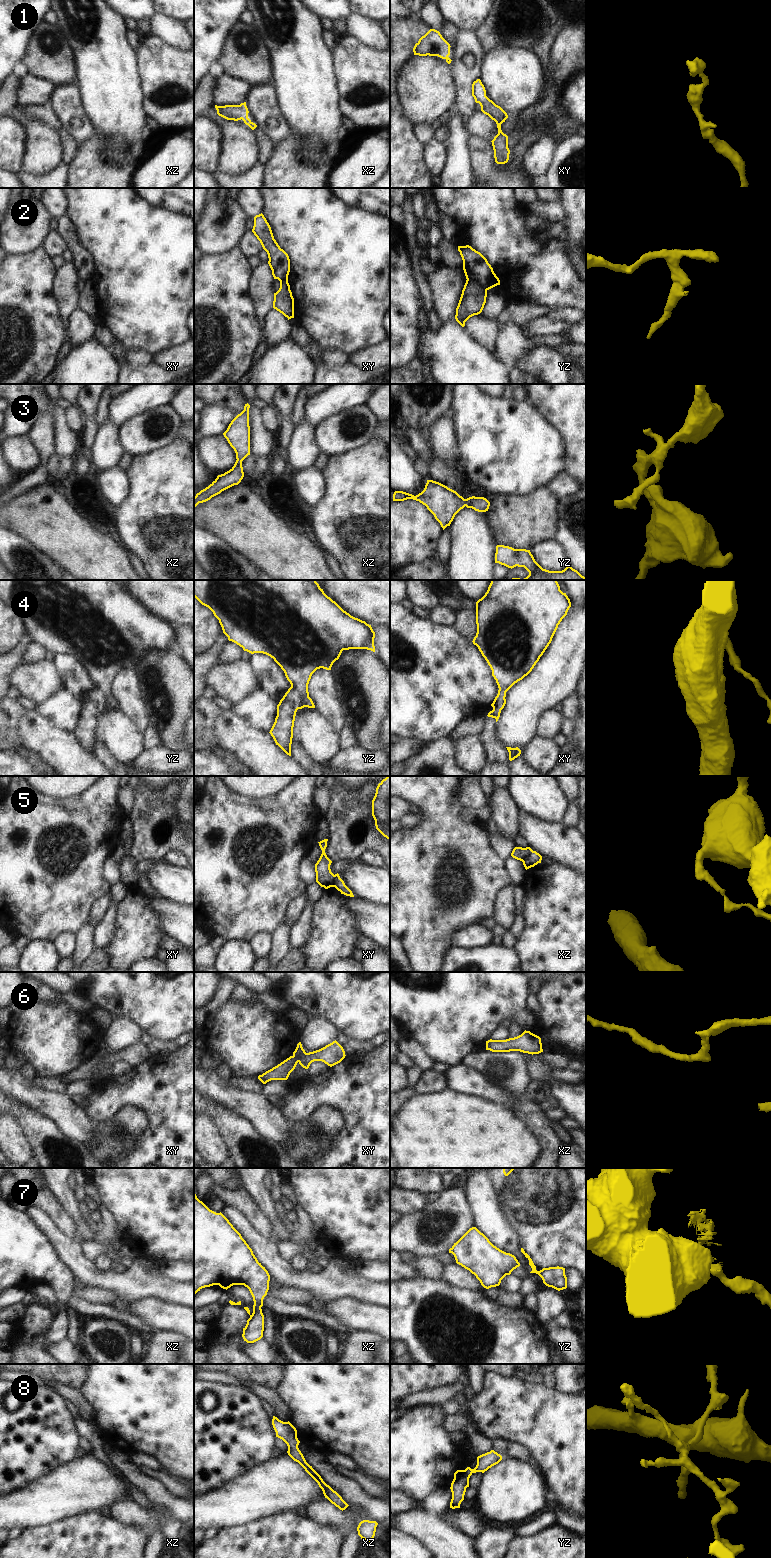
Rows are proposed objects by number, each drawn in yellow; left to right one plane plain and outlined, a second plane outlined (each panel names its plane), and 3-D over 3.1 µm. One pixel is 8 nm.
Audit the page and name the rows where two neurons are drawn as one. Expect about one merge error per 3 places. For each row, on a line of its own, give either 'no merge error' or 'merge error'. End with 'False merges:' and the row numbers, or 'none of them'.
1: no merge error
2: merge error
3: no merge error
4: no merge error
5: merge error
6: no merge error
7: merge error
8: no merge error
False merges: 2, 5, 7

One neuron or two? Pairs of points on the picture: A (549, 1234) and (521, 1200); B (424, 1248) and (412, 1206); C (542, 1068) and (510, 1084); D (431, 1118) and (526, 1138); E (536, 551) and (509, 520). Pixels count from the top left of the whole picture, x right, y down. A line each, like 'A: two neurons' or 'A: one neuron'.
A: one neuron
B: two neurons
C: two neurons
D: one neuron
E: two neurons

